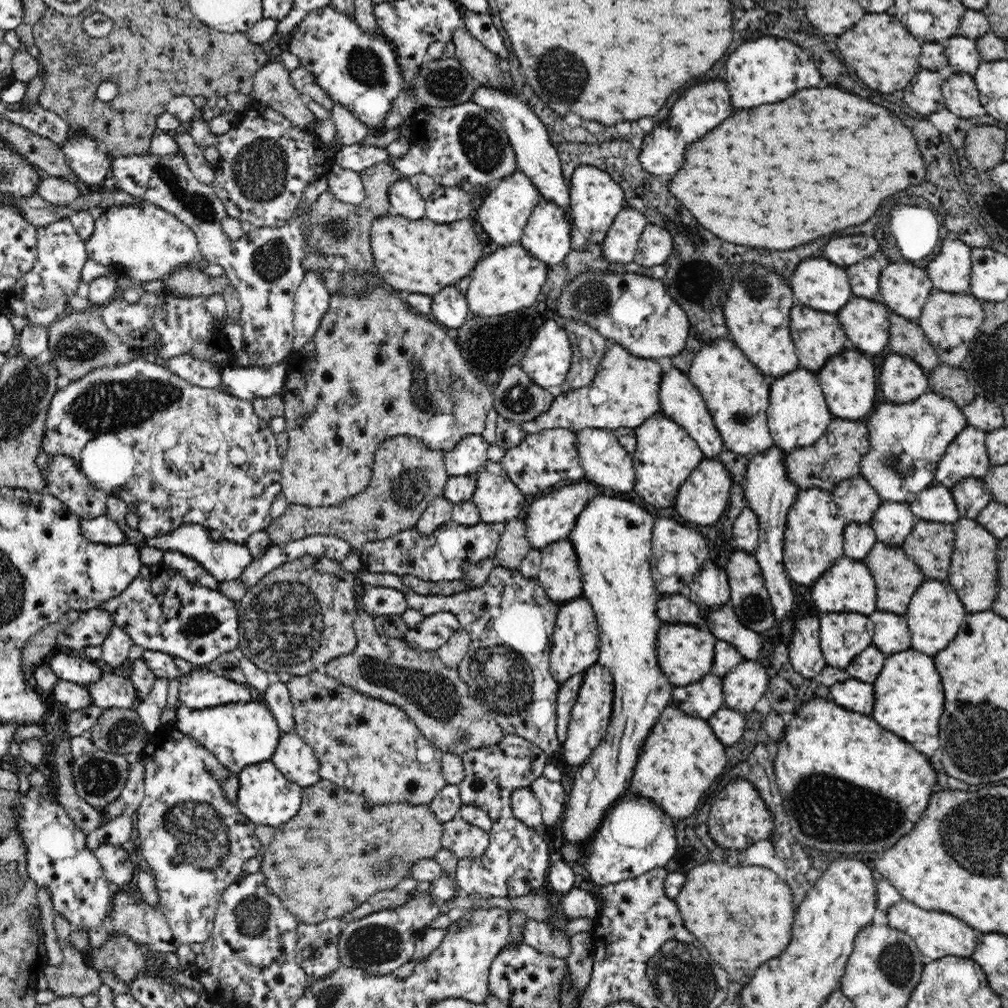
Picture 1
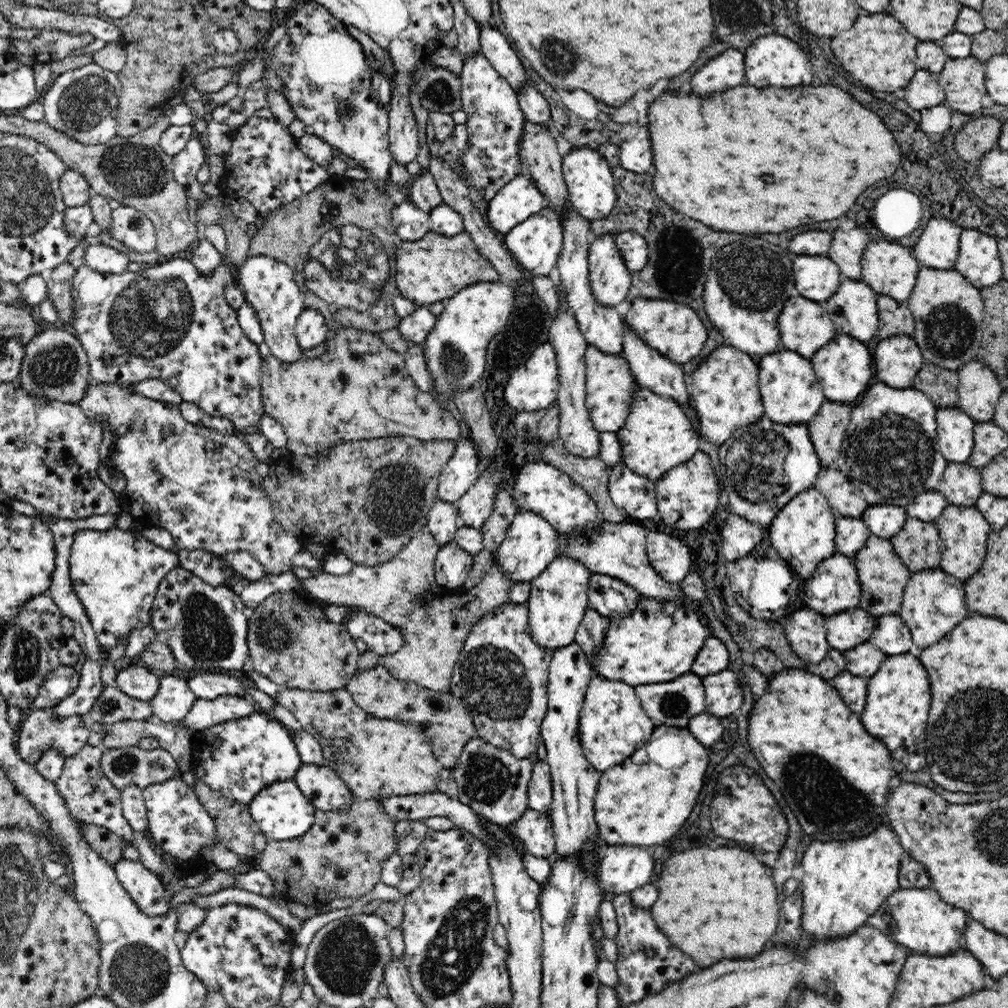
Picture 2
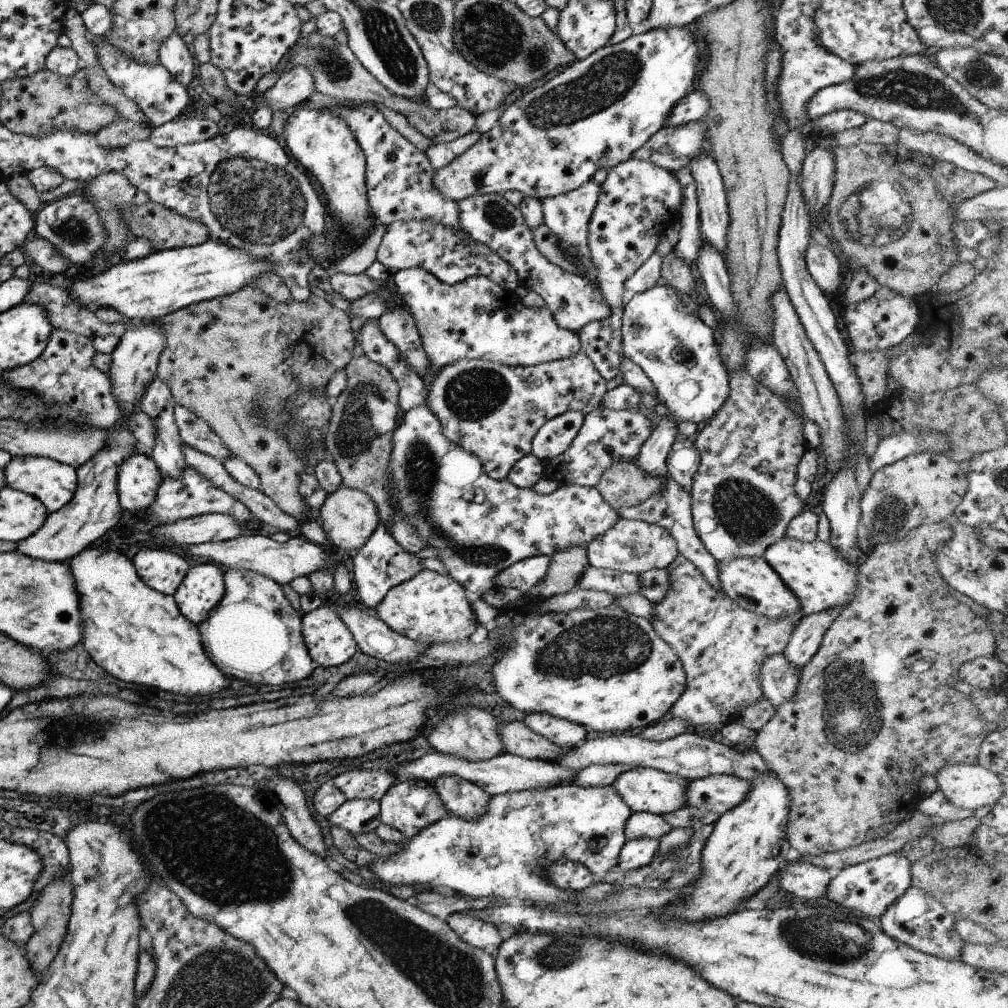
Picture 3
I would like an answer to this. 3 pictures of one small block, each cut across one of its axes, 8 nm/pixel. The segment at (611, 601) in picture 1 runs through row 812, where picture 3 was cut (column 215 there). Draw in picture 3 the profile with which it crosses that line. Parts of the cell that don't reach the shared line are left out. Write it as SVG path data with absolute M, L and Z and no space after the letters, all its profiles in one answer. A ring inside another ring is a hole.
M213 562L188 568L172 594L179 612L194 625L202 623L224 593L223 570Z

